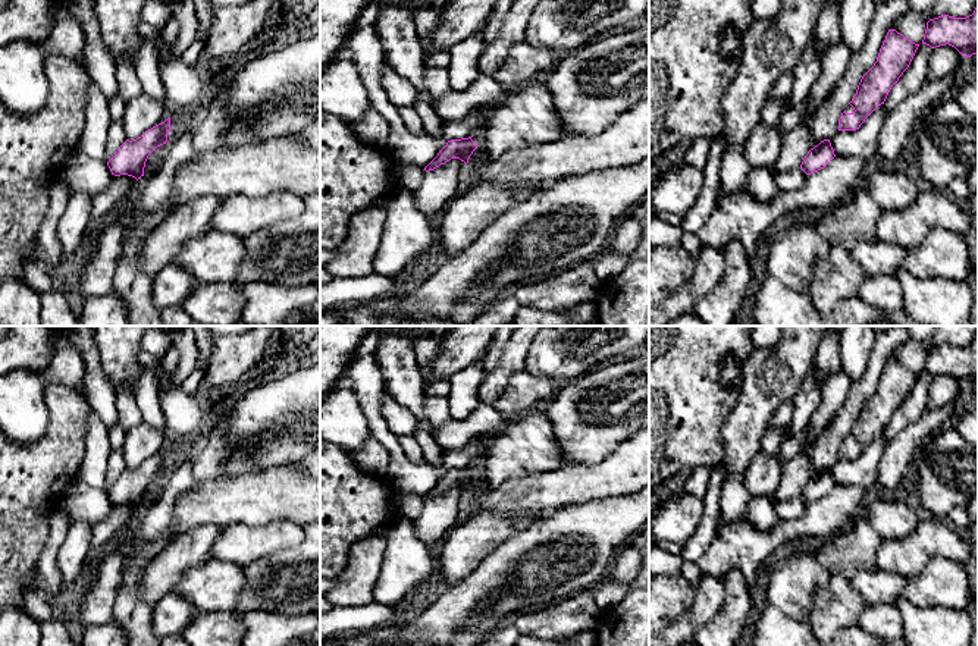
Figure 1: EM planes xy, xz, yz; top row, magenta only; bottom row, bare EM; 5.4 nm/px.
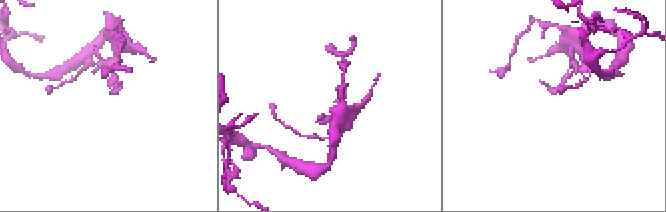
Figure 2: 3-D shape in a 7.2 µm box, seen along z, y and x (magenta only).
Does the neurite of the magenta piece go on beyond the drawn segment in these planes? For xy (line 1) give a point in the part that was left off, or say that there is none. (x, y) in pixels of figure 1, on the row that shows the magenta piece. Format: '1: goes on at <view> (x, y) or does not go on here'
1: does not go on here

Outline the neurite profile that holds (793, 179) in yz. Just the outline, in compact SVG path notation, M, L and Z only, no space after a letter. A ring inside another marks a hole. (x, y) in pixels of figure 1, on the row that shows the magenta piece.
M792 169L777 175L777 186L780 191L796 191L803 186L806 173L800 169Z

